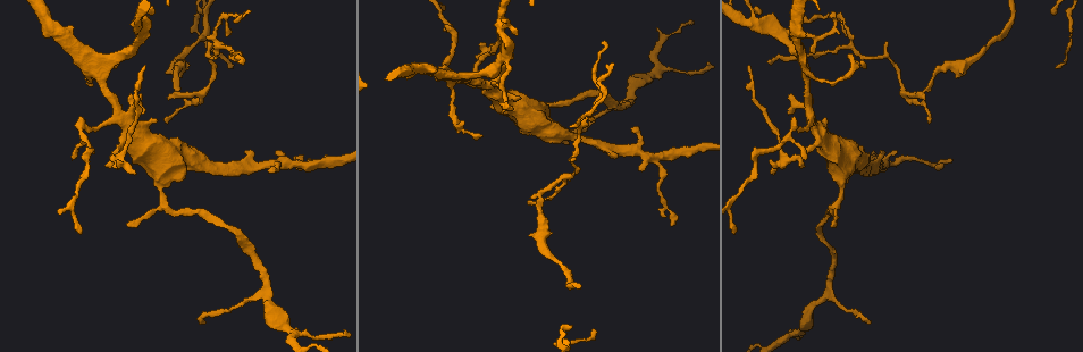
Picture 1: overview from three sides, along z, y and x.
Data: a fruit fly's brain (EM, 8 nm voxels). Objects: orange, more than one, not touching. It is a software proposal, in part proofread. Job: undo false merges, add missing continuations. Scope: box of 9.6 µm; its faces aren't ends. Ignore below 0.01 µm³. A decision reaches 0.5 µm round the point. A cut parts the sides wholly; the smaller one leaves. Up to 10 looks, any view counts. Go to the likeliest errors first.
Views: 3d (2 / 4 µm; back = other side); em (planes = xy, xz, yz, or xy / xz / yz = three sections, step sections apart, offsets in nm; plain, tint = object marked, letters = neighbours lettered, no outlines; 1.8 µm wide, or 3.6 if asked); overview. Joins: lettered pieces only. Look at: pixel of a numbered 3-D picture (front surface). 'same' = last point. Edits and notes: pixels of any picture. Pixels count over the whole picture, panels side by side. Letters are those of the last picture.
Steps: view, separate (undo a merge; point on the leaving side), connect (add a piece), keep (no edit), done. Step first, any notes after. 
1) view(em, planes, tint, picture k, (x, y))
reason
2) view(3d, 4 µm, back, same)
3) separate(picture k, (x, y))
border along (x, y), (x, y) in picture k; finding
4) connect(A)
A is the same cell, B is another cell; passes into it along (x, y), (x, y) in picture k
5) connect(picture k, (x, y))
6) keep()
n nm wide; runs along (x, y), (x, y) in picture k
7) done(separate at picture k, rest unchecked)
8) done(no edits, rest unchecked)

view(em, xy, step 16, tint, picture 1, (103, 76))
looks like a crossing

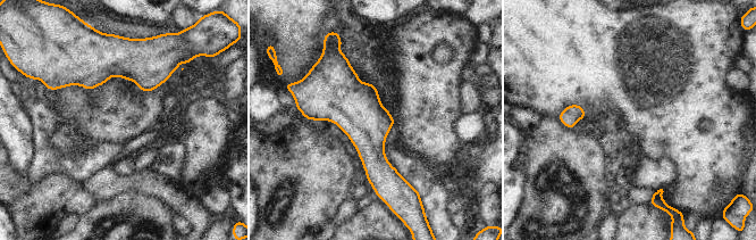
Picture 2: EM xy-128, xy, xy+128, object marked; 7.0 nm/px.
view(em, xy, step 16, letters, same)

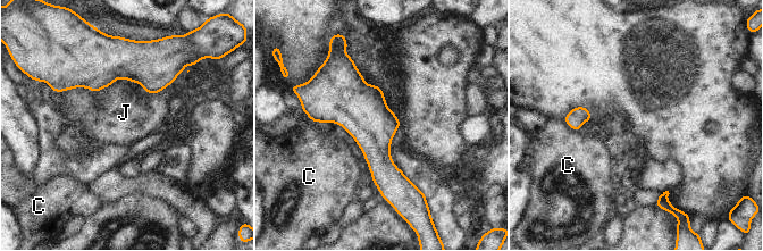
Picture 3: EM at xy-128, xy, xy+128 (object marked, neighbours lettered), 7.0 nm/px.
keep()
360 nm wide; C and J are other cells; border along (168, 84), (58, 92) in picture 3; one neuron here

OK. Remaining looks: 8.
view(em, xz, step 16, tint, picture 1, (886, 166))
four arms meet

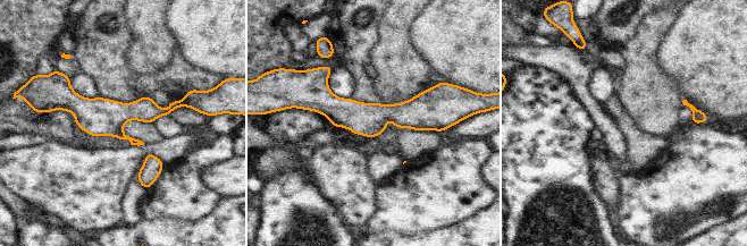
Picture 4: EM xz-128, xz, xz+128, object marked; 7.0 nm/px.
view(em, planes, tint, same)

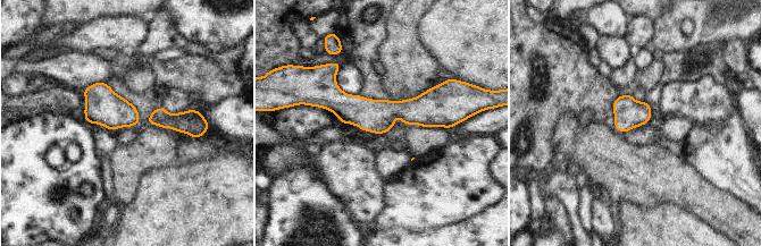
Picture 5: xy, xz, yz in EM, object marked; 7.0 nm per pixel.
view(em, planes, letters, same)
see the neighbours

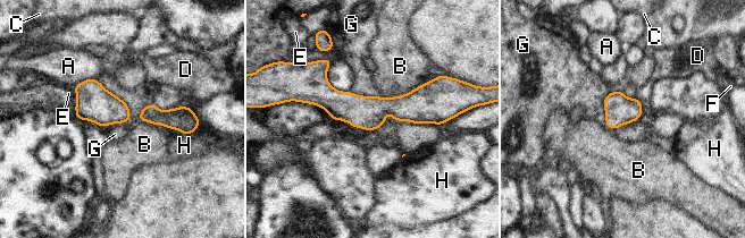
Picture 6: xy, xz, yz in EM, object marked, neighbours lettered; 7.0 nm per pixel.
keep()
A, B, C, D, E, F, G and H are other cells; continuous, no second neuron

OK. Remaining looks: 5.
view(3d, 2 µm, picture 1, (143, 66))
long arm stops here

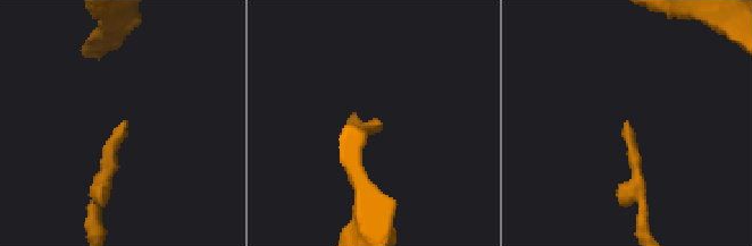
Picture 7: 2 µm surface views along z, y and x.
view(em, xz, step 8, letters, picture 7, (381, 123))
shape alone is not enough

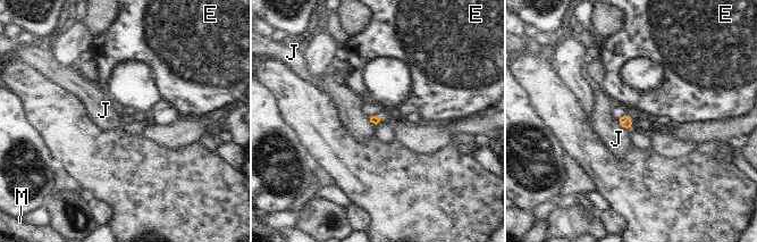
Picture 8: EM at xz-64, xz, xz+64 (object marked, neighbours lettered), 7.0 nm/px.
keep()
E, J and M are other cells; border along (615, 120), (629, 130) in picture 8; no lettered piece goes on from it

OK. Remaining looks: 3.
view(em, 3.6 µm, planes, letters, picture 1, (529, 202))

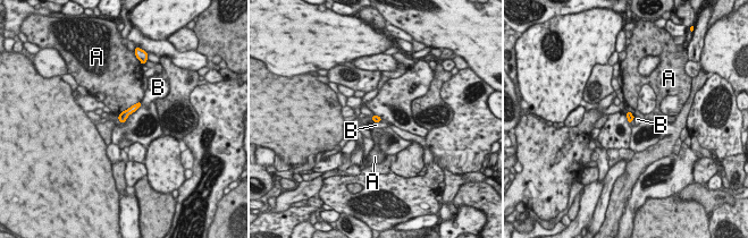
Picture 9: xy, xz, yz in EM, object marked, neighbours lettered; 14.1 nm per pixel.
keep()
100 nm wide; A and B are other cells; border along (140, 100), (118, 116) in picture 9; none of them fits

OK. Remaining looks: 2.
done(no edits, rest unchecked)

